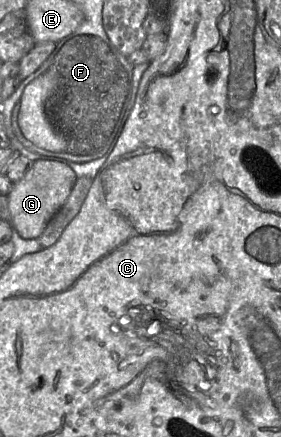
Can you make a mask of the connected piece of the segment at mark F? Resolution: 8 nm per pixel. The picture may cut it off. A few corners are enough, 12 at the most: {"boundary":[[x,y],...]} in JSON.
{"boundary":[[111,41],[56,43],[45,114],[85,163],[114,148],[133,67]]}

